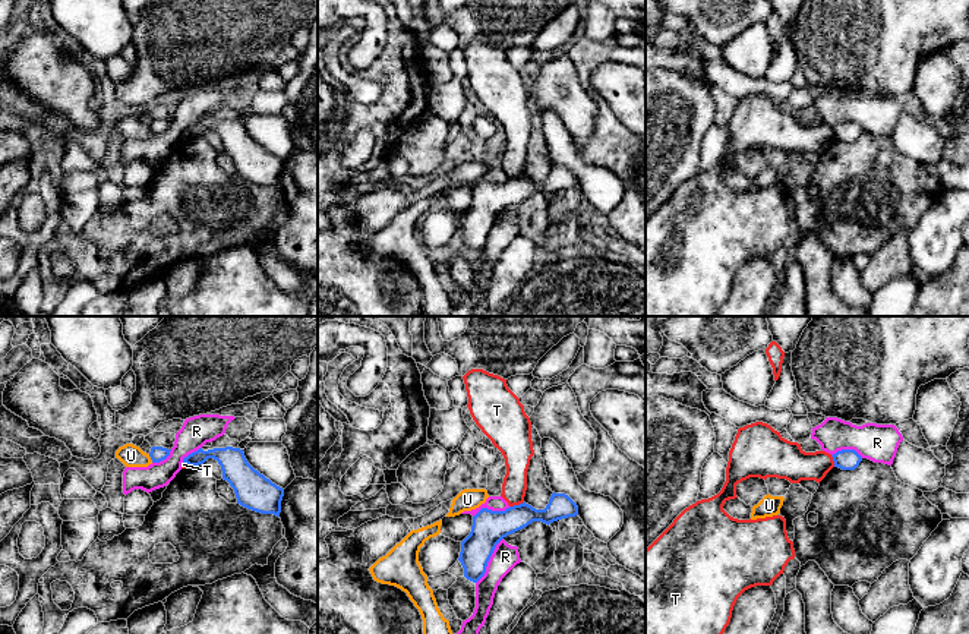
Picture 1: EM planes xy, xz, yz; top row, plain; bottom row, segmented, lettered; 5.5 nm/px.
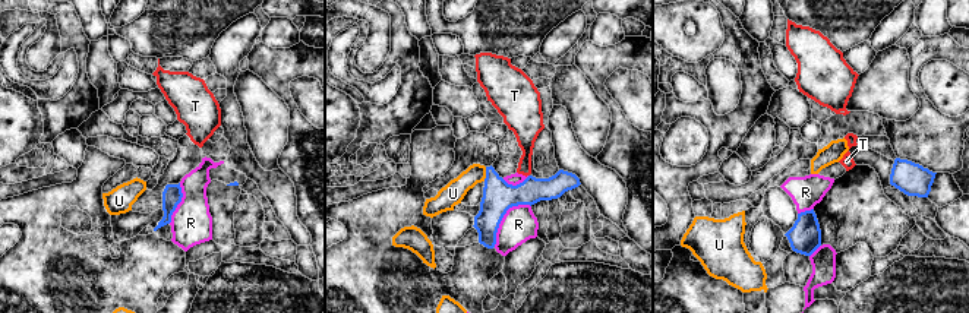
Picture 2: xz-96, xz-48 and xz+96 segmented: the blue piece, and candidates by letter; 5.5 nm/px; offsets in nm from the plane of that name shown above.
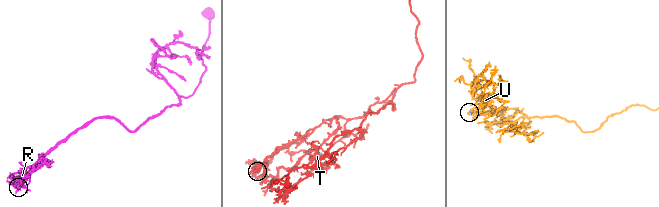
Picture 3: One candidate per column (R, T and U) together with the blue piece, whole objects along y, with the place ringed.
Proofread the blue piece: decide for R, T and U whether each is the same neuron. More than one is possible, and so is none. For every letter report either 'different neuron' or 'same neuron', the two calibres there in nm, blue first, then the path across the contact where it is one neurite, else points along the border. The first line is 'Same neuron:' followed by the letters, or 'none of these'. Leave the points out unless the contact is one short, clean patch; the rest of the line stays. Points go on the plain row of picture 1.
Same neuron: none of these
R: different neuron; 190 nm thick on the blue side, 140 nm on the other
T: different neuron; 190 nm thick on the blue side, 140 nm on the other; border along xz (523, 173), (510, 179)
U: different neuron; 90 nm thick on the blue side, 120 nm on the other; border along xy (148, 126), (152, 133)

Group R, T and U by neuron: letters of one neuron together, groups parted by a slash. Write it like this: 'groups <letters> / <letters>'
groups R / T / U

